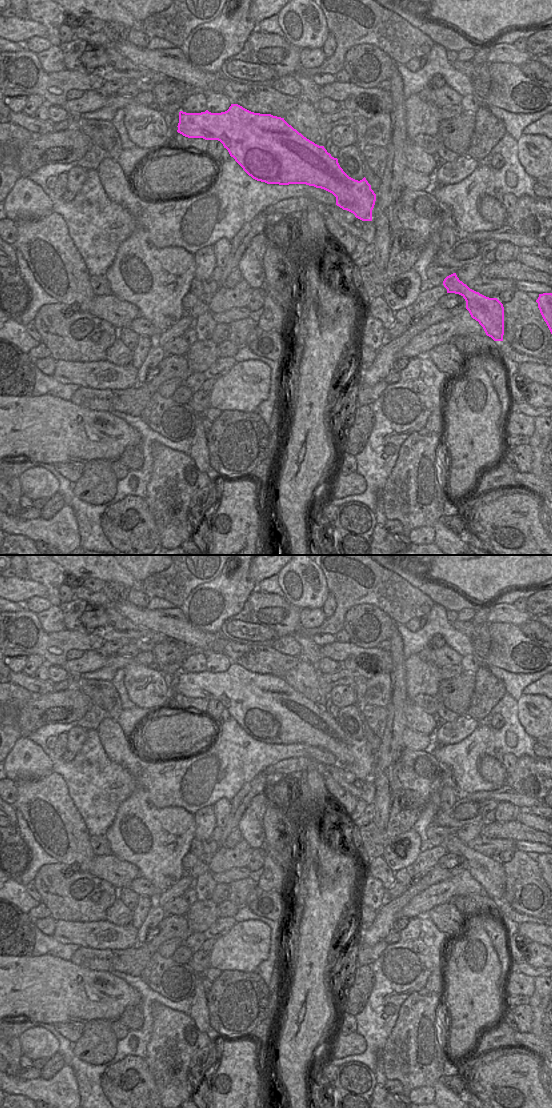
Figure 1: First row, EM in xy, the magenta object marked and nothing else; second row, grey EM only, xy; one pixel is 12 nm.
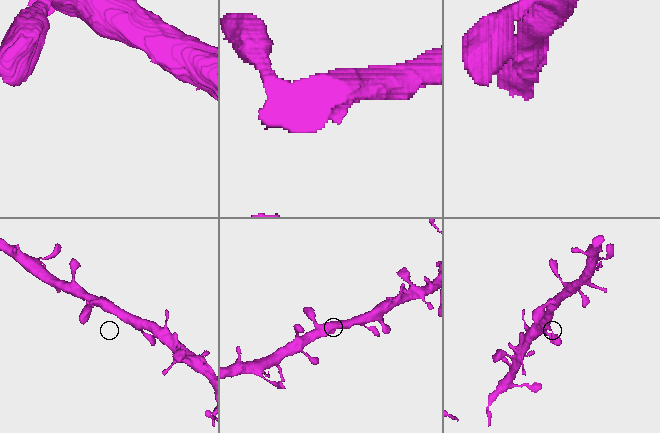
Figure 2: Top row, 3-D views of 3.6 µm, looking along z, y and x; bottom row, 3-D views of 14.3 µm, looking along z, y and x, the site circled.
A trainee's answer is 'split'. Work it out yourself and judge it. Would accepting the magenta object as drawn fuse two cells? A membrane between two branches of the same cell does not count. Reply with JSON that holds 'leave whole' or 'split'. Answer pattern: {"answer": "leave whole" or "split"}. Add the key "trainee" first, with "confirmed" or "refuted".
{"trainee": "refuted", "answer": "leave whole"}

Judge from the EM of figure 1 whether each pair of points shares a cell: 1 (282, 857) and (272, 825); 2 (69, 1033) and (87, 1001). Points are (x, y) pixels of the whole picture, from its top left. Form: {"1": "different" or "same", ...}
{"1": "same", "2": "different"}

